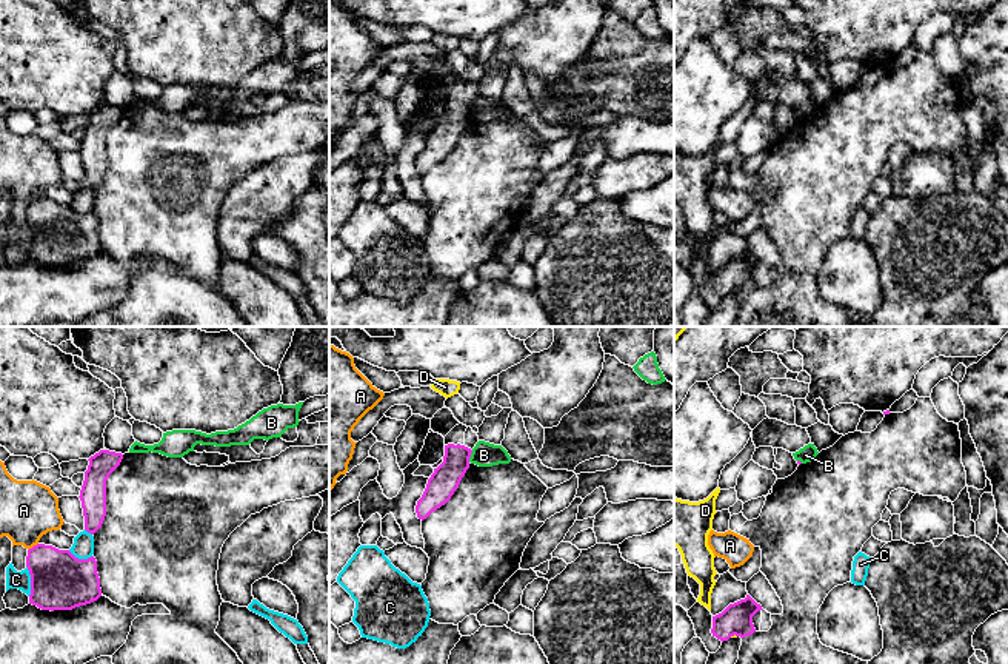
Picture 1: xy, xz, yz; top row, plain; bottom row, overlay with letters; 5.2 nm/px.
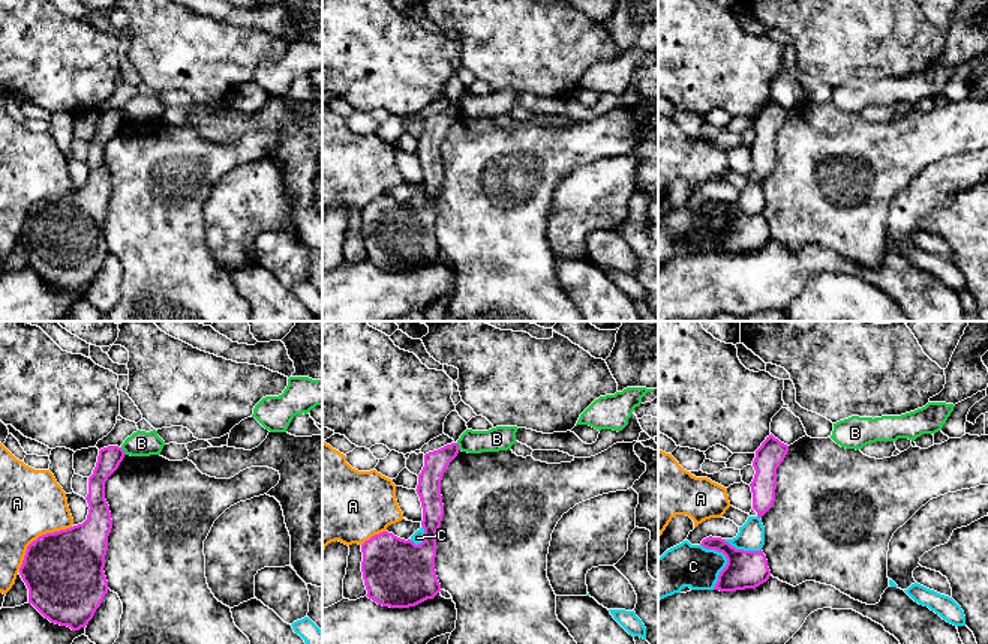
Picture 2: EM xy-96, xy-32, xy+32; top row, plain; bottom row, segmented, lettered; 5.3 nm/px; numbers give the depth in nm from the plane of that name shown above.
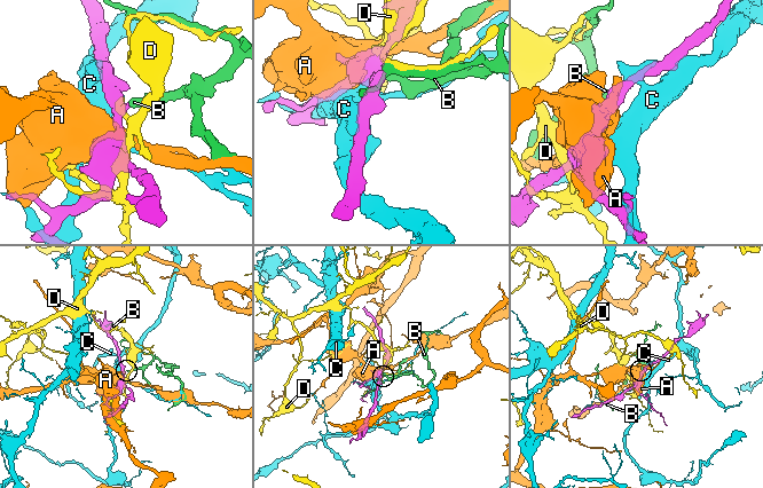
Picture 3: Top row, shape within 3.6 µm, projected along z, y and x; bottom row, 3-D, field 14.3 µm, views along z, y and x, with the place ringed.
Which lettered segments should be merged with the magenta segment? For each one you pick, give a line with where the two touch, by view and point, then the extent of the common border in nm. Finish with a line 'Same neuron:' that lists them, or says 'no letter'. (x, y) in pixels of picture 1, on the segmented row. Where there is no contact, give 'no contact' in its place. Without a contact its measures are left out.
Same neuron: no letter

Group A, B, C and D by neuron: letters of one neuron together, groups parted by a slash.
A / B / C / D

